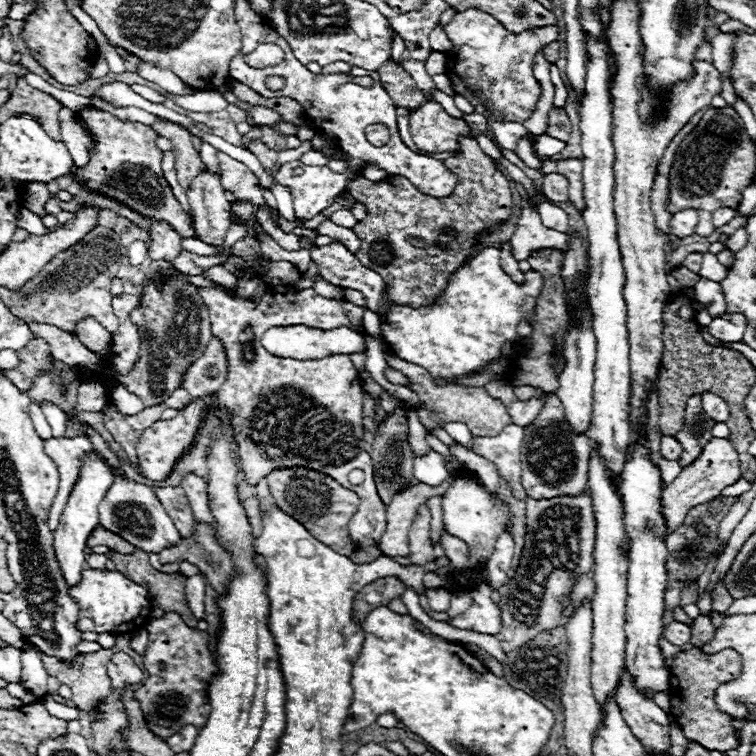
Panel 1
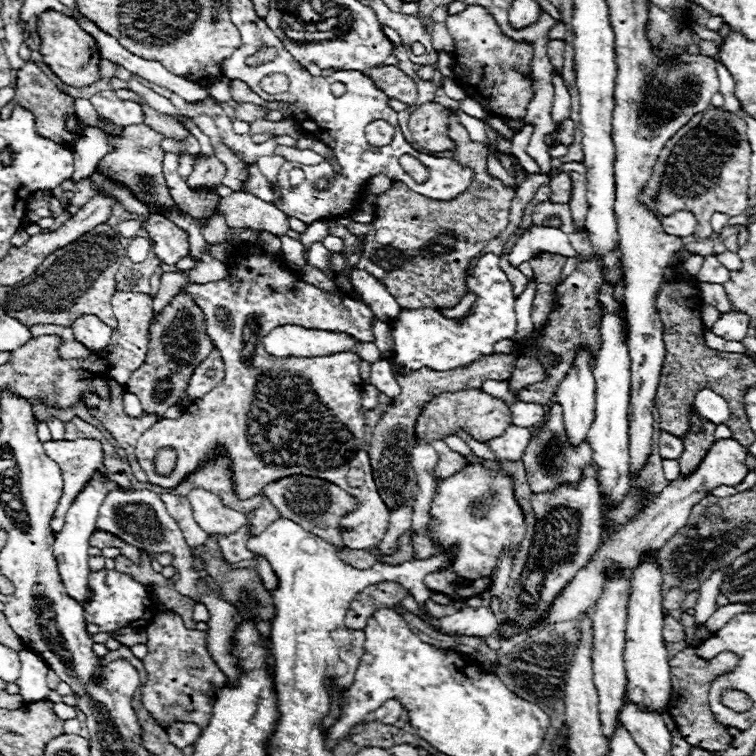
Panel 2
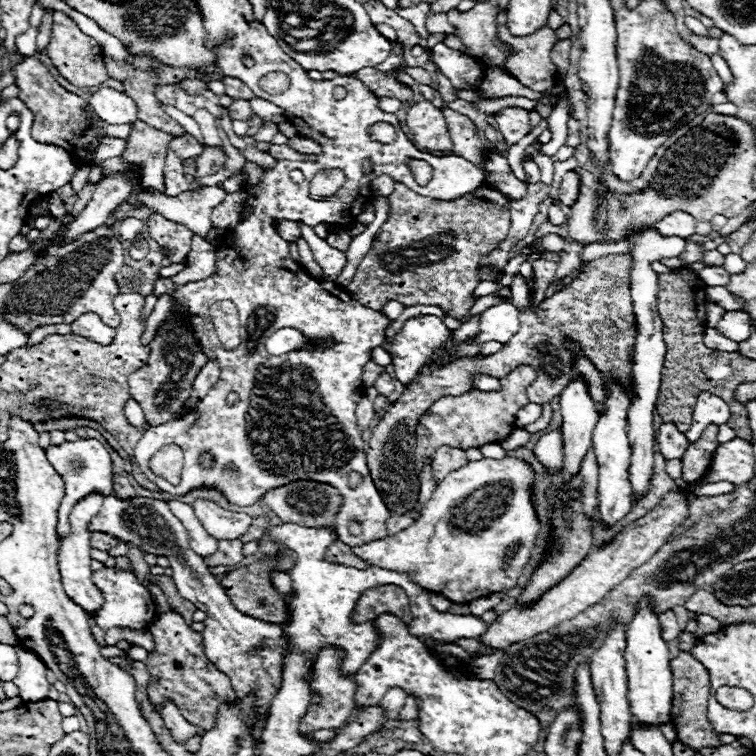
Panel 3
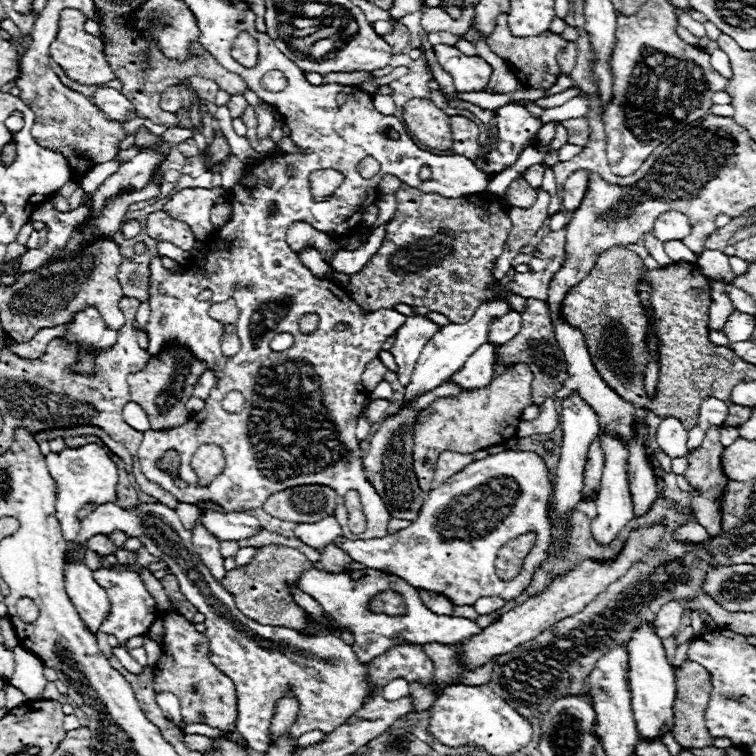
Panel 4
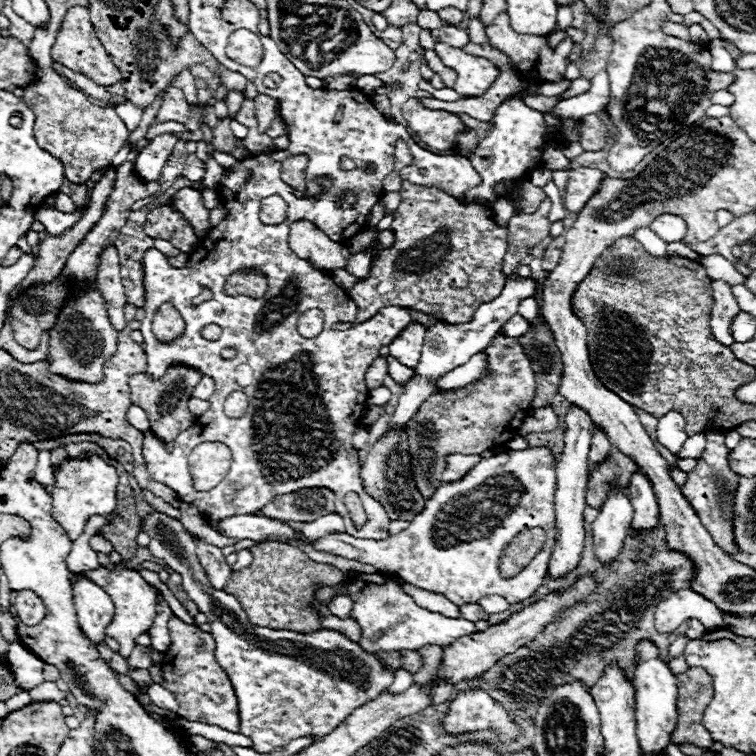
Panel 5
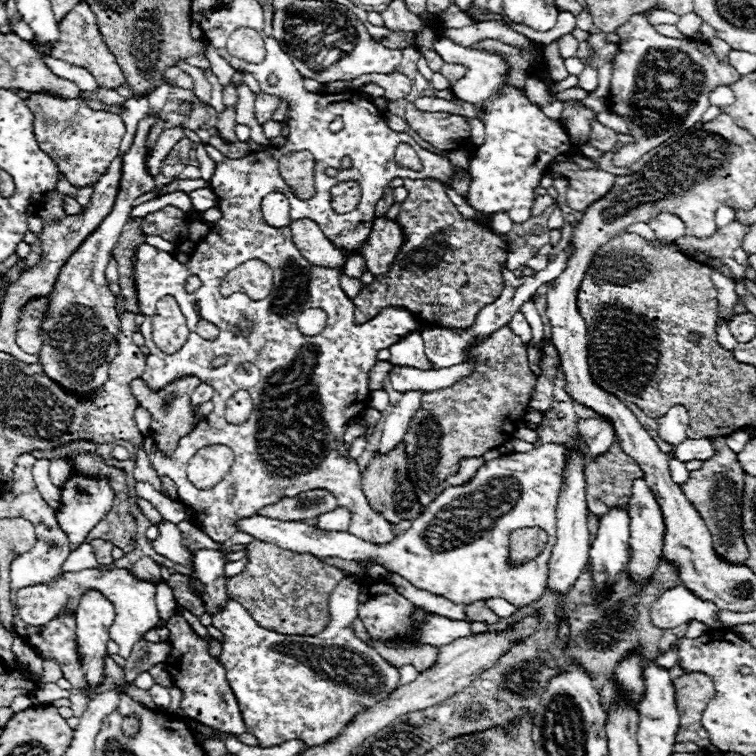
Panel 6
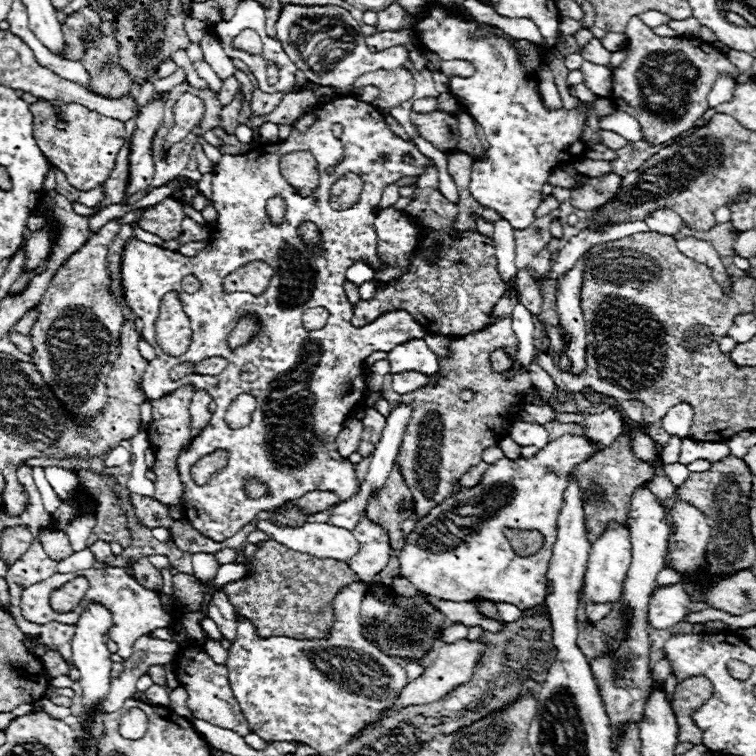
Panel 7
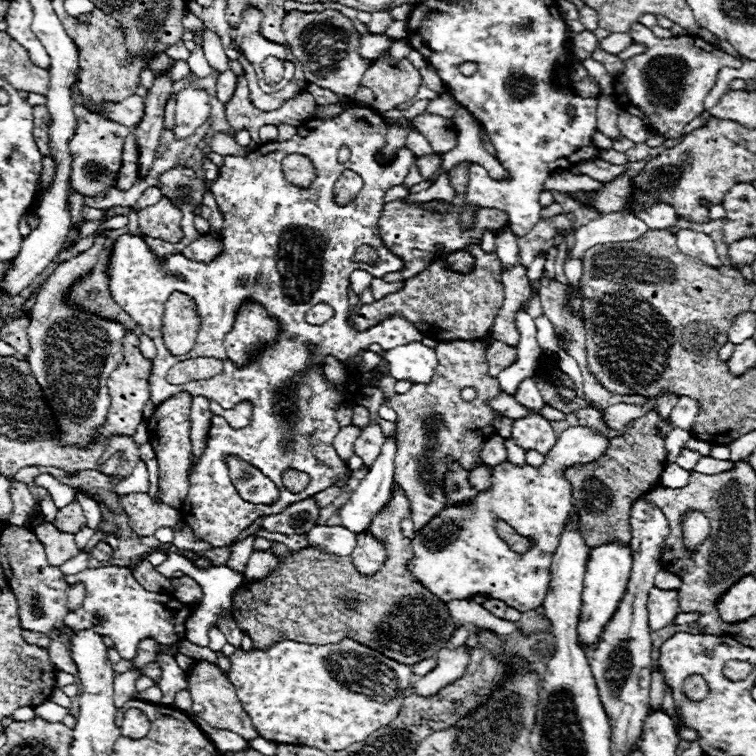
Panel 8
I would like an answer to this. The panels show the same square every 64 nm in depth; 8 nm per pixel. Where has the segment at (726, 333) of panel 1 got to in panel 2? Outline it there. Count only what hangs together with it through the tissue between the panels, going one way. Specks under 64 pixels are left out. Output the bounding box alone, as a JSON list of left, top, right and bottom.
[712,312,750,342]

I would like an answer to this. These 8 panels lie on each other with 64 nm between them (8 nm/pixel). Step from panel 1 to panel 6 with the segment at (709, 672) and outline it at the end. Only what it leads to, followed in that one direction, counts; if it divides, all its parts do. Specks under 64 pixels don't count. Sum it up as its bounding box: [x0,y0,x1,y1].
[674,674,714,748]

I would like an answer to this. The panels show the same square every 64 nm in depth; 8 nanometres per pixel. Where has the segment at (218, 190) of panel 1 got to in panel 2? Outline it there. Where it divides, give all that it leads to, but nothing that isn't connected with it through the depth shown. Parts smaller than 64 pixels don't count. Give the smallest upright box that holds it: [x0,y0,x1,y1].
[188,156,228,244]

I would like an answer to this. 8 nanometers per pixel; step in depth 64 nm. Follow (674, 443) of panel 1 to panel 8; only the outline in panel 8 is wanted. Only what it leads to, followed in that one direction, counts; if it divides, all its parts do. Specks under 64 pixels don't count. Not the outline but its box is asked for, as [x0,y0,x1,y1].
[670,398,700,430]

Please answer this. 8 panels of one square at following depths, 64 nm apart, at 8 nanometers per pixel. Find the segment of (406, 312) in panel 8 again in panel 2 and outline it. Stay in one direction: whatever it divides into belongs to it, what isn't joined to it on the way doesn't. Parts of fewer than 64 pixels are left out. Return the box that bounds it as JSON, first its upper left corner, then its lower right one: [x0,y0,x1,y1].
[346,112,514,310]

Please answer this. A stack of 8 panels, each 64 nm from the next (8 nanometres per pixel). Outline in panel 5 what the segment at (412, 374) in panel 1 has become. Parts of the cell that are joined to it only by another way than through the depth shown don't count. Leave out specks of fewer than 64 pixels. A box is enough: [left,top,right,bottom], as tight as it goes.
[406,334,536,500]

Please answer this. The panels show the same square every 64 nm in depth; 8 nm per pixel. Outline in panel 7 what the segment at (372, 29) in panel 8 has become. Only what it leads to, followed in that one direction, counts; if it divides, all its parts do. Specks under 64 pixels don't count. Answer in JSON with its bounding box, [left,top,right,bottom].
[376,2,414,30]

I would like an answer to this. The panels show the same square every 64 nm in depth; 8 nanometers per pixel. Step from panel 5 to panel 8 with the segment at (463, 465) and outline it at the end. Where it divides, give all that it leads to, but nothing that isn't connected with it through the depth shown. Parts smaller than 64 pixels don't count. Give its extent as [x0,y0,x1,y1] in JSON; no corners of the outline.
[470,468,492,492]

